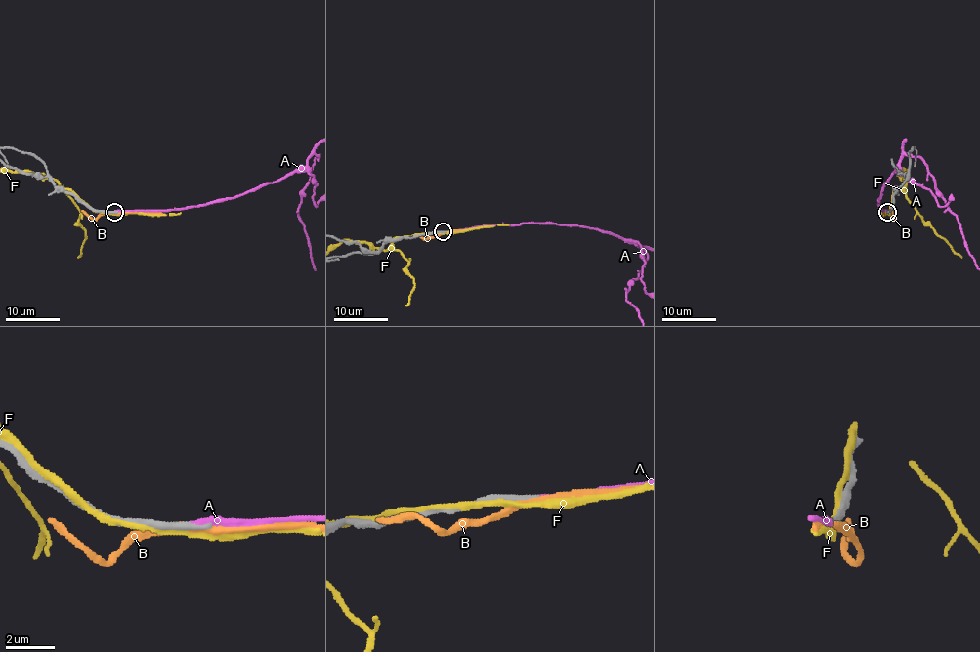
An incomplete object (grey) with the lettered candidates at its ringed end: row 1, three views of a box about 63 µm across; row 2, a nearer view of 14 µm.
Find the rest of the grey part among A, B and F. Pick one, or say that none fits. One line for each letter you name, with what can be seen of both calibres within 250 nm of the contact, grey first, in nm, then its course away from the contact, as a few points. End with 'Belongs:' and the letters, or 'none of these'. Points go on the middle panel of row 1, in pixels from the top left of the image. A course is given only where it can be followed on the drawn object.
A: calibres 280 and 360 nm
Belongs: A

